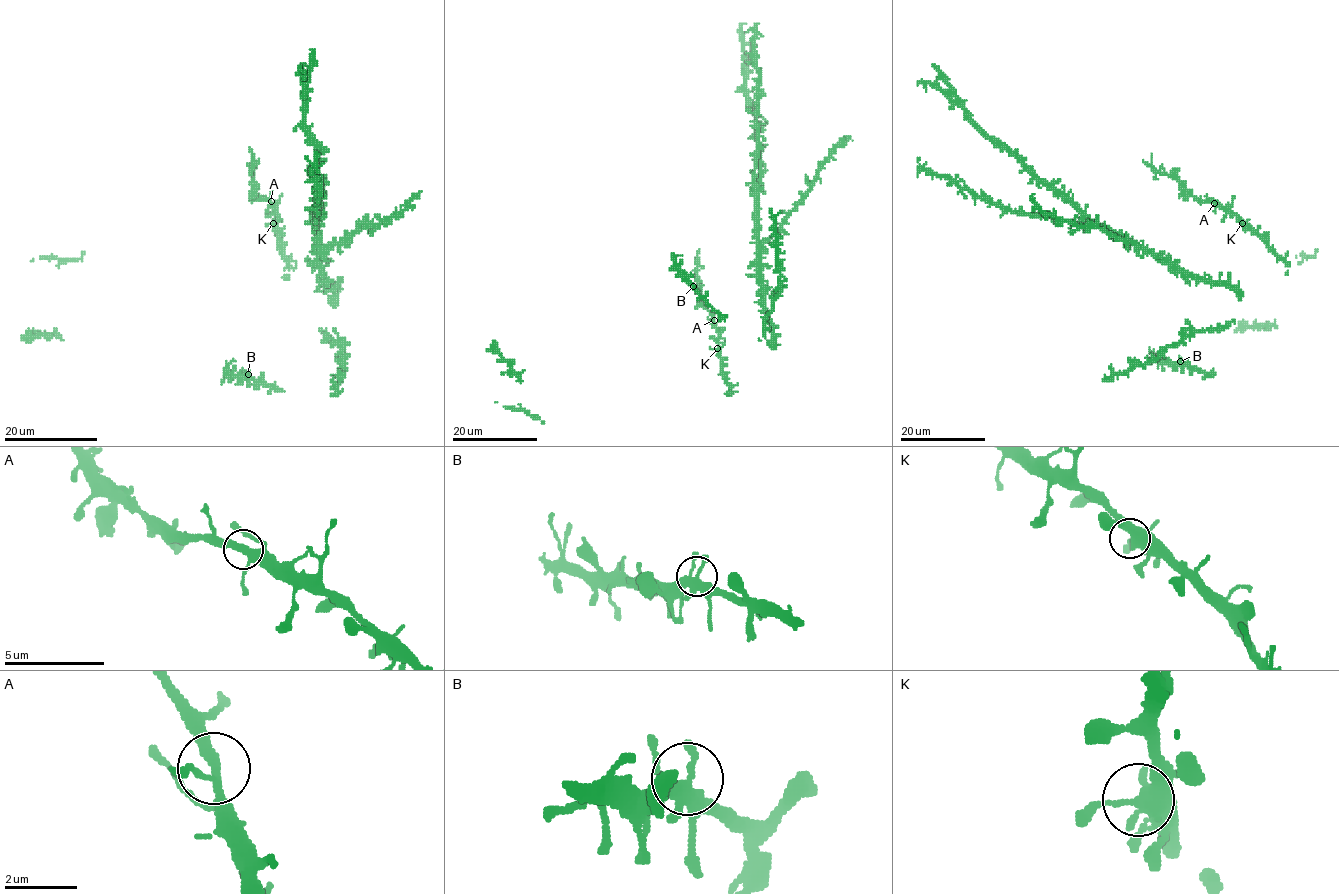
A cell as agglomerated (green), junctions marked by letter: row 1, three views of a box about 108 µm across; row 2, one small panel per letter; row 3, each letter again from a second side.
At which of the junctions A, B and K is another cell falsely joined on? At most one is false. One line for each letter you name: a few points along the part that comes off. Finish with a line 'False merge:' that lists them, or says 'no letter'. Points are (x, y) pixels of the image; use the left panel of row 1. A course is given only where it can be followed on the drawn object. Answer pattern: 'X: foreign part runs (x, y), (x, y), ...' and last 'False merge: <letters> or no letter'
False merge: no letter

